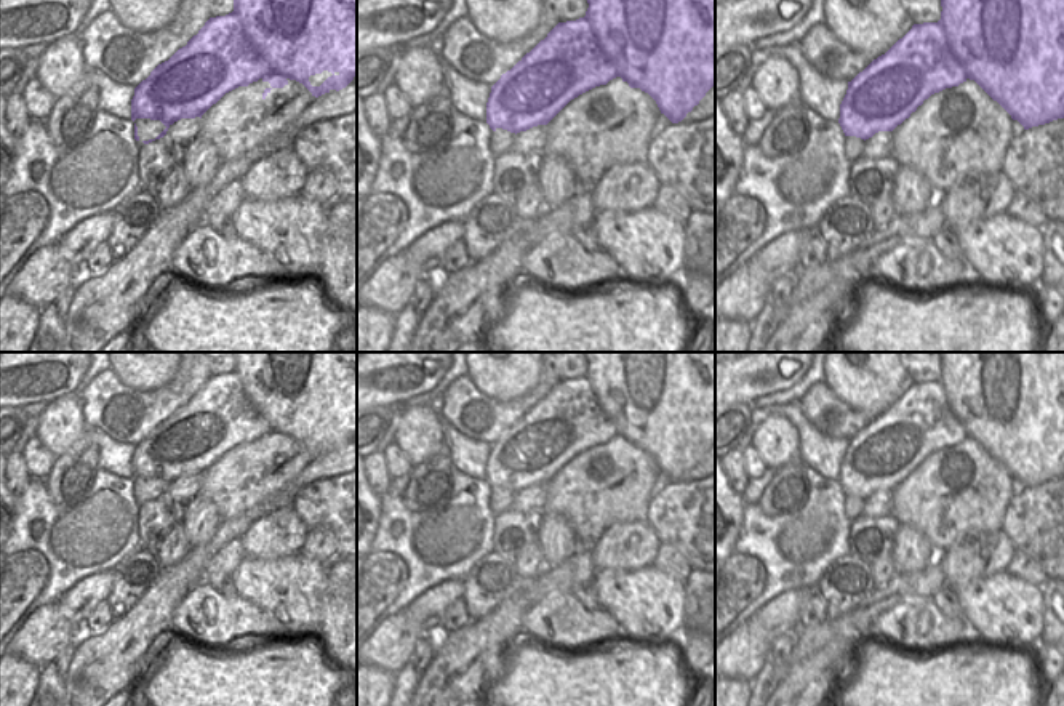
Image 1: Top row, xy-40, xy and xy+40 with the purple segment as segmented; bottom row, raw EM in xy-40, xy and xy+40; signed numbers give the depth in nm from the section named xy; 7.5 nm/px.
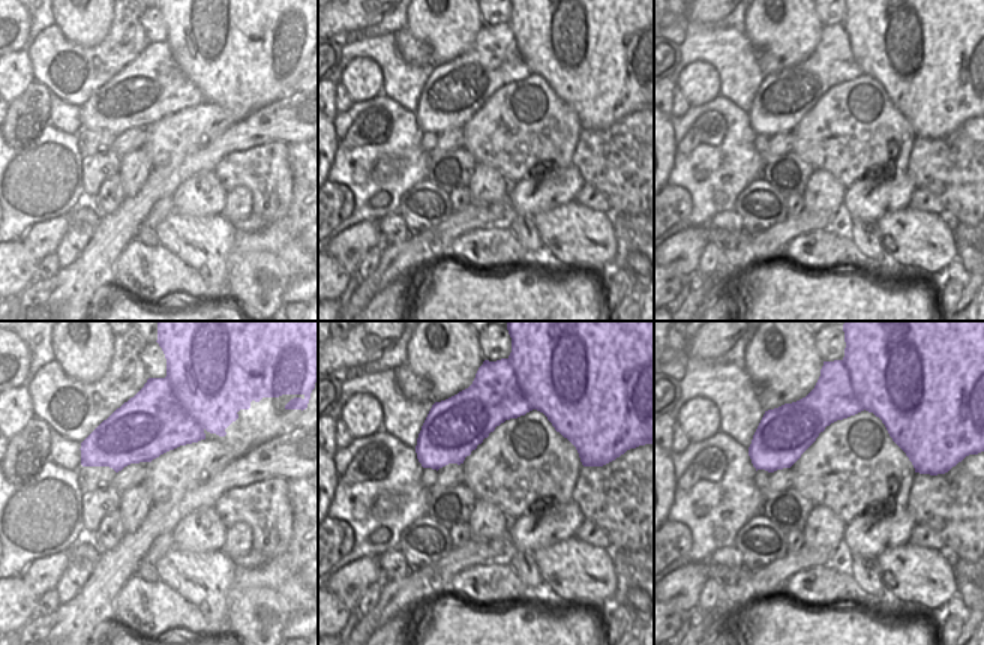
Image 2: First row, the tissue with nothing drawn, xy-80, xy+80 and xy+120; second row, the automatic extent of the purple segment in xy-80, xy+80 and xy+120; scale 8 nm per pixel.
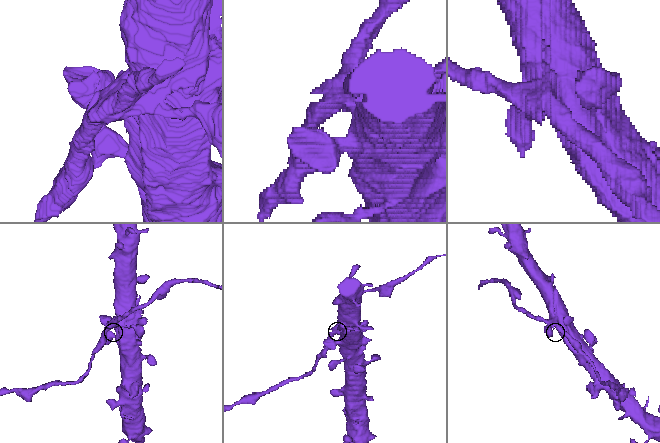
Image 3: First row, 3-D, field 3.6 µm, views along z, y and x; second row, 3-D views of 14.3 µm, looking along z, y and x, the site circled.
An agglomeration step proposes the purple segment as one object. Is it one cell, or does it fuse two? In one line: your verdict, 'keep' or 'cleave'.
cleave

